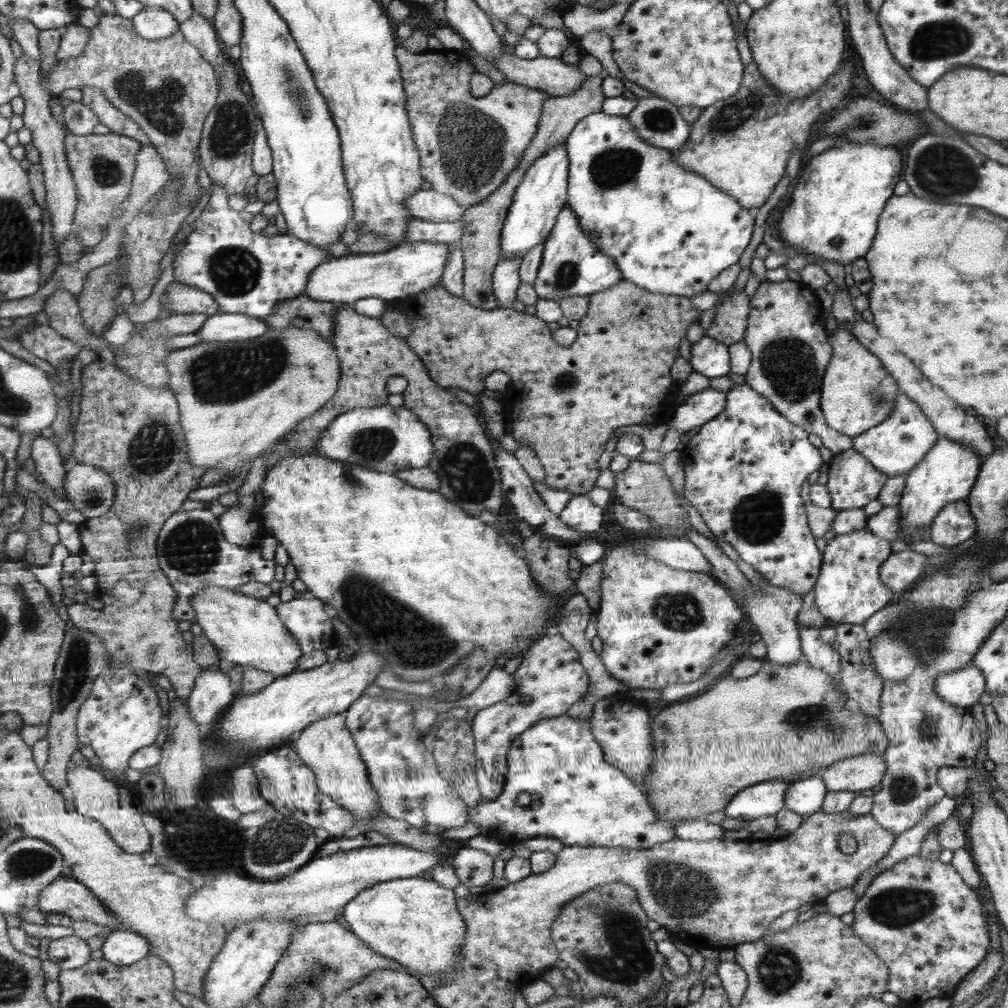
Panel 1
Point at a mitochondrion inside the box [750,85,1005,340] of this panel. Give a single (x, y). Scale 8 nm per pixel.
(944, 173)

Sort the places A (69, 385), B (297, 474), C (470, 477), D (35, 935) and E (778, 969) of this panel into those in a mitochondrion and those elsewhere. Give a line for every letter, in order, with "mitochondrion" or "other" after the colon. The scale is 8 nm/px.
A: other
B: other
C: mitochondrion
D: other
E: mitochondrion

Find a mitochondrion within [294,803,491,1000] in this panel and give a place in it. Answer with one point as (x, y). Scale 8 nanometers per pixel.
(318, 973)

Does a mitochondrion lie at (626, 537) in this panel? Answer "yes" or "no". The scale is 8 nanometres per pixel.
no

